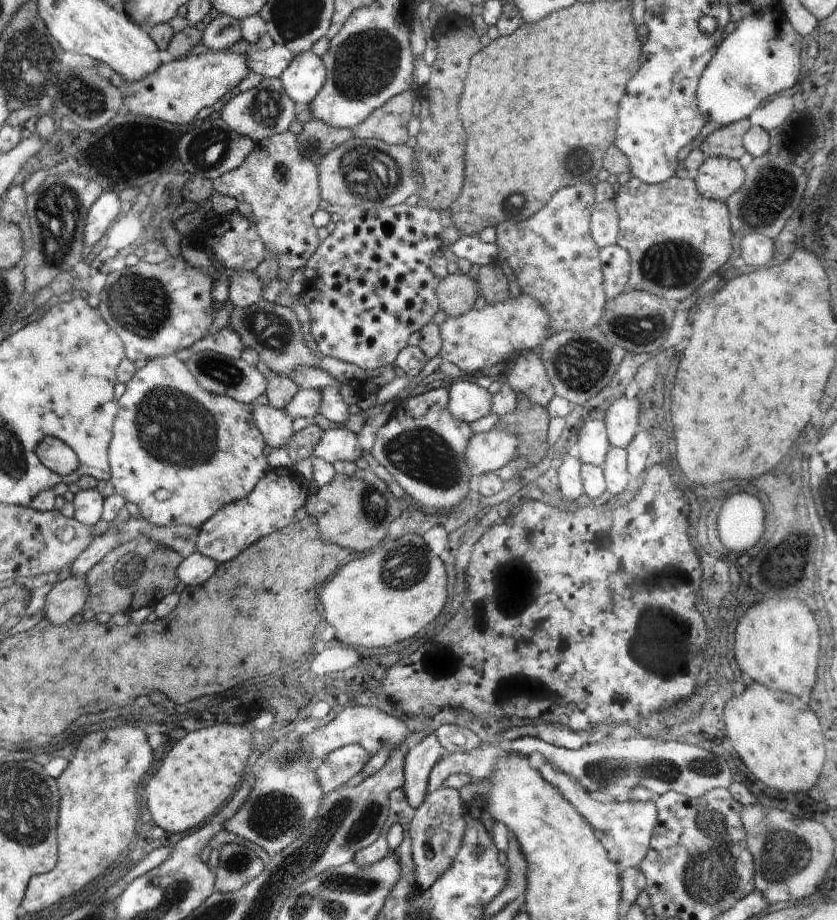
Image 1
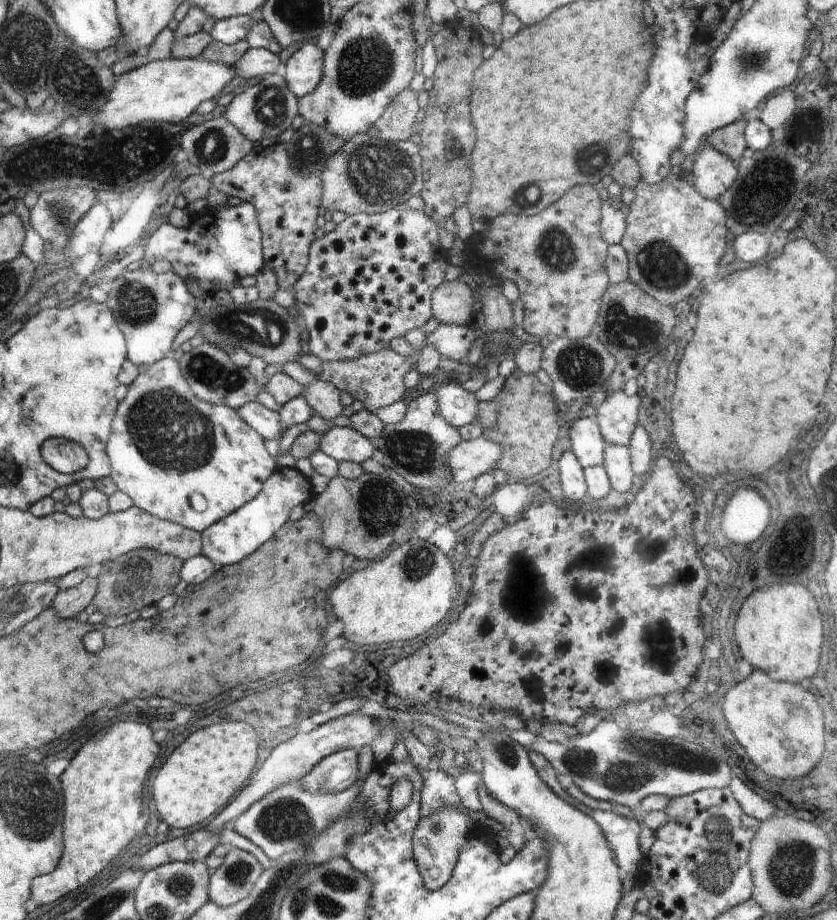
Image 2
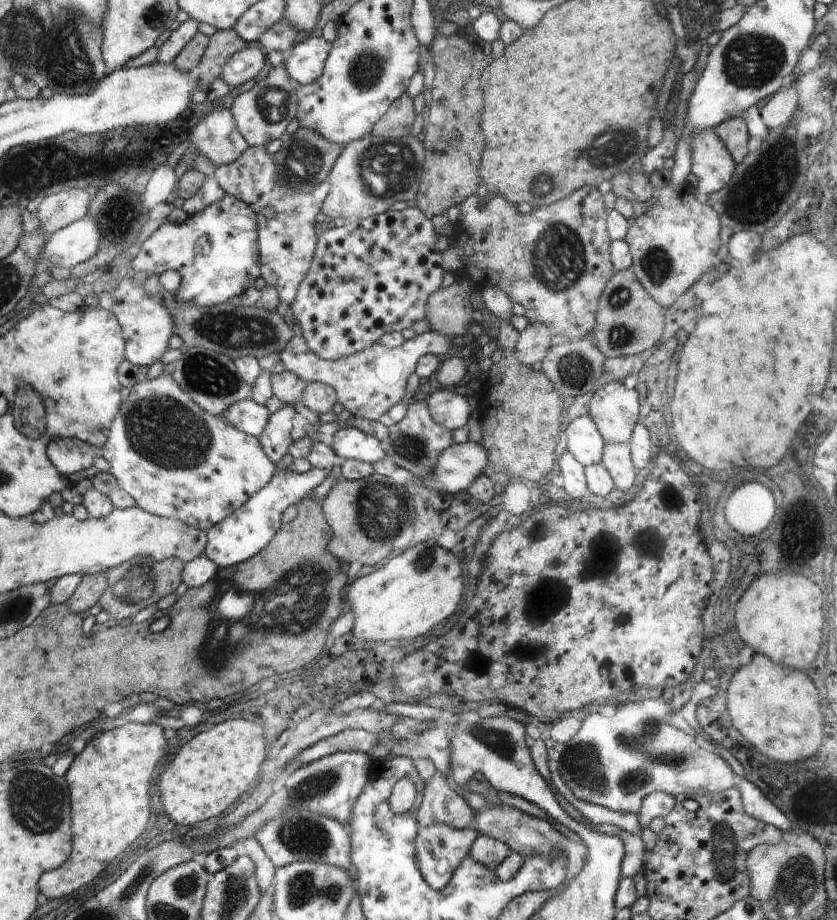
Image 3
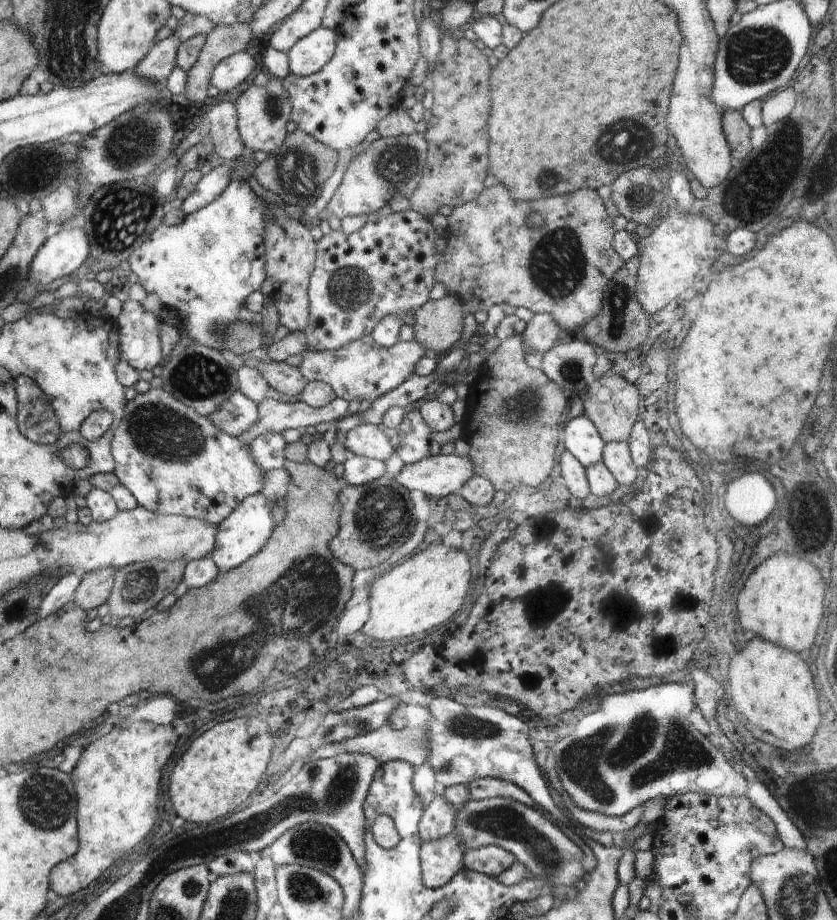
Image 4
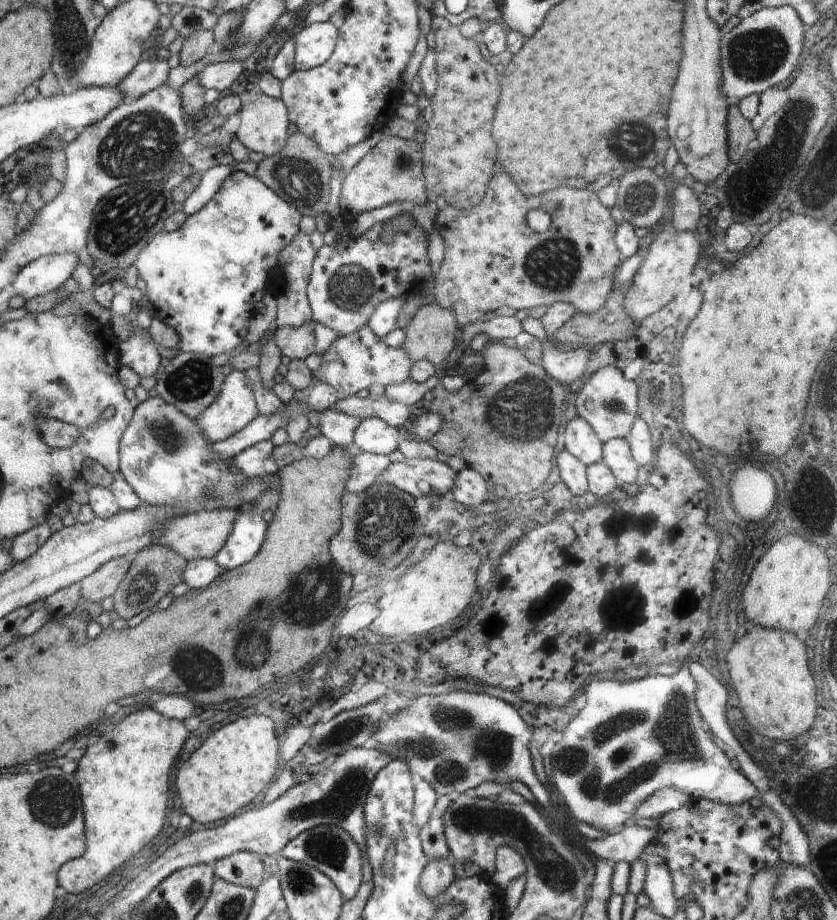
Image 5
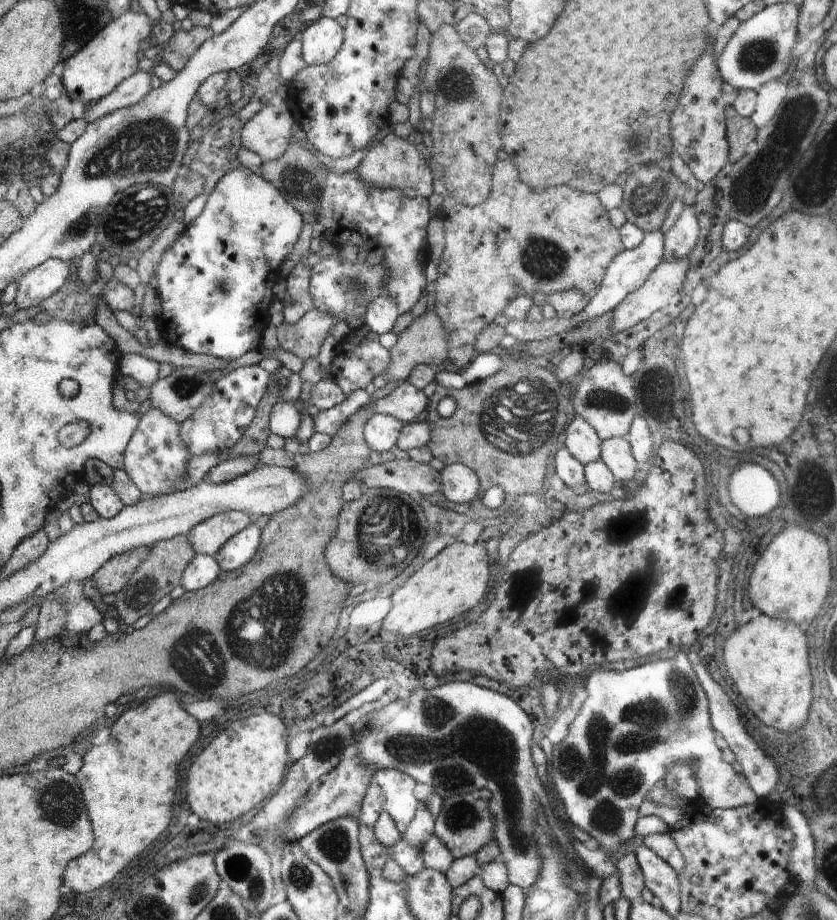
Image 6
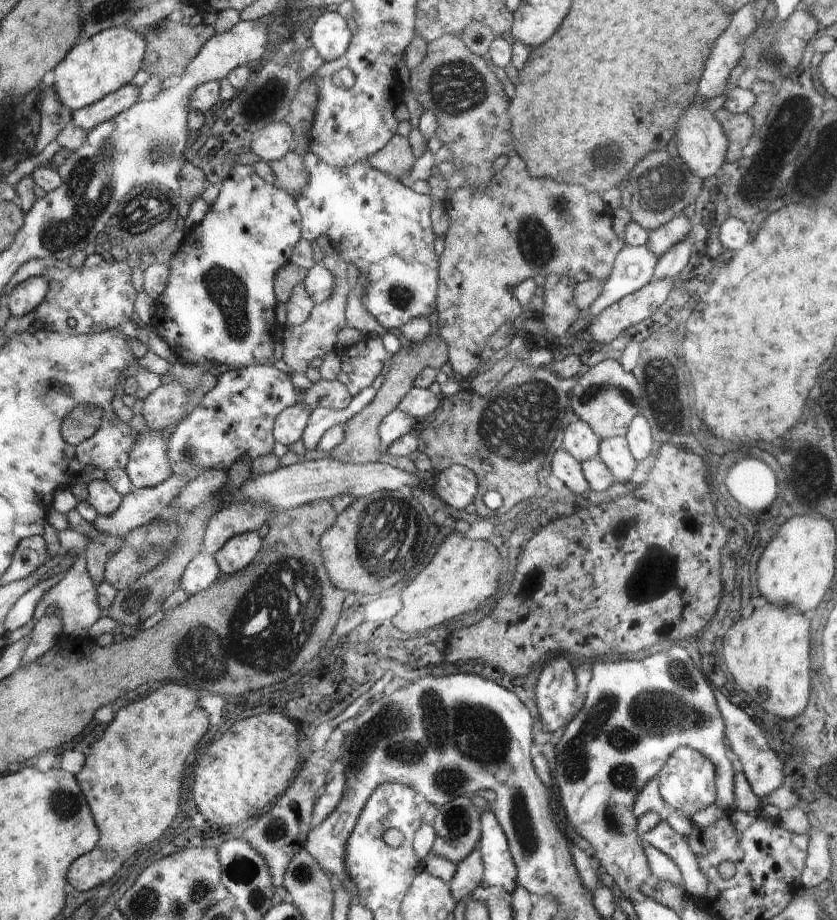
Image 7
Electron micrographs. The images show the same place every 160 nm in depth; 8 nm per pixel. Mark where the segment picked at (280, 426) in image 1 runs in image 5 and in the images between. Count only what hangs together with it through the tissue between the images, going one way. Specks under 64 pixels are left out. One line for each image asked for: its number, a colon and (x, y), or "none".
2: (267, 424)
3: (252, 418)
4: (236, 416)
5: (236, 405)

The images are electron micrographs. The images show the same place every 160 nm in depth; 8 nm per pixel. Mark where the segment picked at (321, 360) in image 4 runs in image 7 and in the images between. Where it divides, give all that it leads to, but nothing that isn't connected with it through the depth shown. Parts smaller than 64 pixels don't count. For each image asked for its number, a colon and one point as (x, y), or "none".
5: (358, 360)
6: (360, 357)
7: (361, 363)

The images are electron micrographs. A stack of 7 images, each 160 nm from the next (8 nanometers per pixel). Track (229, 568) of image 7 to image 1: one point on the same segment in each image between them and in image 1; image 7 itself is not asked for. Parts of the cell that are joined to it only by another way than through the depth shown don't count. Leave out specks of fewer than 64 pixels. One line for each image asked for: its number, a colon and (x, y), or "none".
1: (234, 528)
2: (231, 540)
3: (237, 539)
4: (241, 536)
5: (247, 537)
6: (236, 554)

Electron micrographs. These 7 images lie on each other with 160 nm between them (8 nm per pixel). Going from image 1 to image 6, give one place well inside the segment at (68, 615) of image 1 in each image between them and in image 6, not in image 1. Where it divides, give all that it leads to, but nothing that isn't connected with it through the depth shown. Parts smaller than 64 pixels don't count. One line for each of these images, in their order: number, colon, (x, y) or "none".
2: (67, 603)
3: (89, 590)
4: (94, 587)
5: (103, 582)
6: (110, 577)

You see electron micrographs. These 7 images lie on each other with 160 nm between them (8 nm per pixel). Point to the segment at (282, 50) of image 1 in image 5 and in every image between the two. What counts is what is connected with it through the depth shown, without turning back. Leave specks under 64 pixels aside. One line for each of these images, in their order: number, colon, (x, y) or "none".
2: (255, 62)
3: (245, 65)
4: (233, 70)
5: (219, 74)

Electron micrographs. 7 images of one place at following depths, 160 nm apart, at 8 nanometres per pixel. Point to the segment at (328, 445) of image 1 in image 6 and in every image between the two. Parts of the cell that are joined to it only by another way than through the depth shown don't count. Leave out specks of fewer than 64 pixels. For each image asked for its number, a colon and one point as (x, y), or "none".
2: (341, 443)
3: (348, 443)
4: (366, 439)
5: (373, 435)
6: (381, 432)

